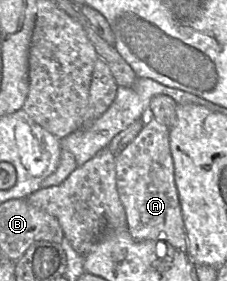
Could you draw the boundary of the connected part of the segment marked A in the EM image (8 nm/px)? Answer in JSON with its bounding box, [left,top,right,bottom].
[116,117,187,252]

